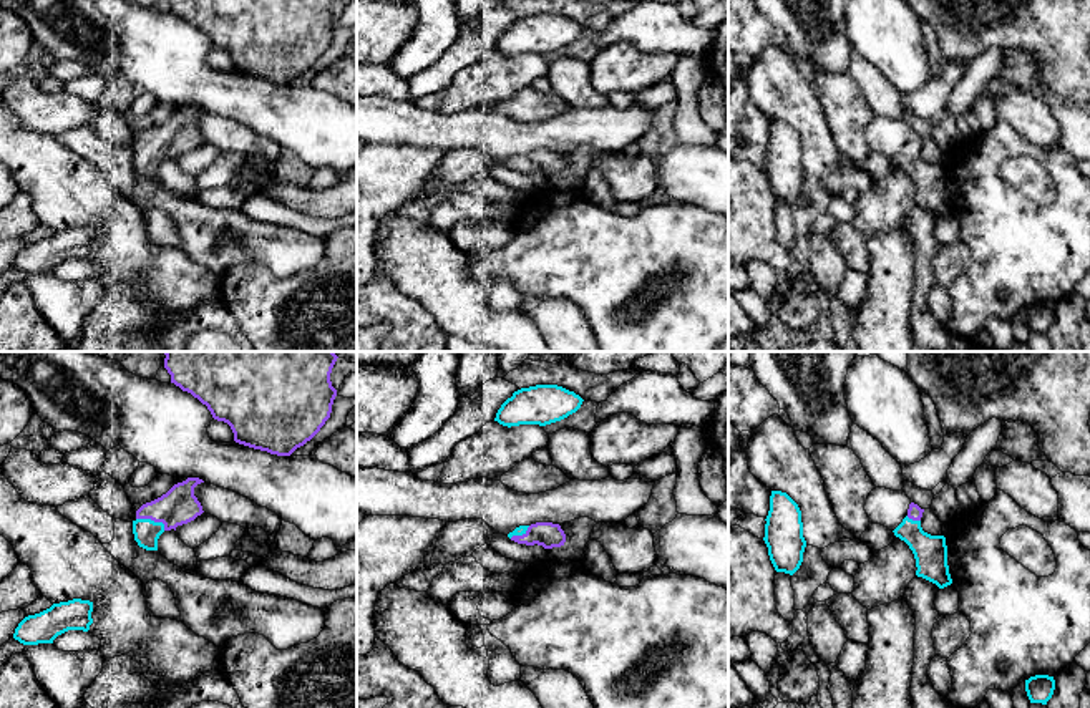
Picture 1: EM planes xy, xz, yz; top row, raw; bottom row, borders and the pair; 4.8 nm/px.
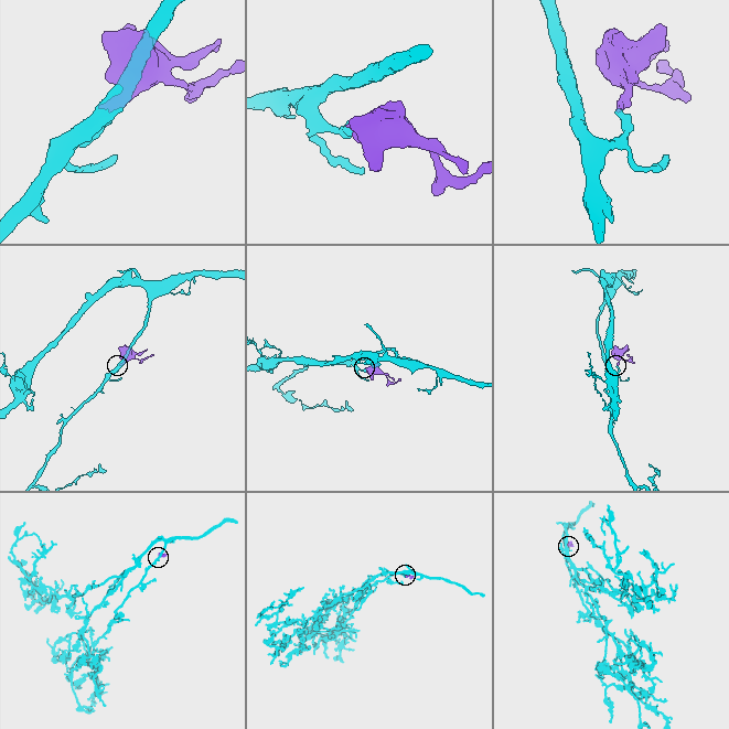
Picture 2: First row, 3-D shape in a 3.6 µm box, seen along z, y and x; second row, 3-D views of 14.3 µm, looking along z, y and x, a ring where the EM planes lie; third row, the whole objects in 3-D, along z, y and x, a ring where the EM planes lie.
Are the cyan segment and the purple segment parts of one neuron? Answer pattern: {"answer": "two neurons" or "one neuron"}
{"answer": "one neuron"}

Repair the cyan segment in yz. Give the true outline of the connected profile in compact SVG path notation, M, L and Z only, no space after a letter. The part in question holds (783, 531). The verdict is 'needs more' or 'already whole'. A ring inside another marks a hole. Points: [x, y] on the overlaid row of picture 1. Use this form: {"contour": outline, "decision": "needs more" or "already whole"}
{"contour": "M771 491L765 521L763 541L775 570L793 575L803 562L806 547L798 504L786 492Z", "decision": "already whole"}

